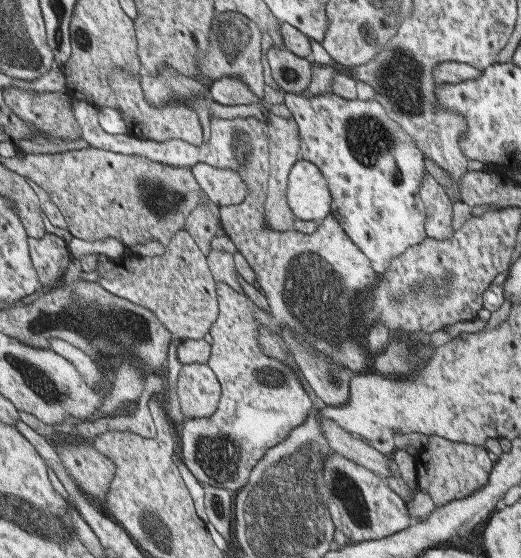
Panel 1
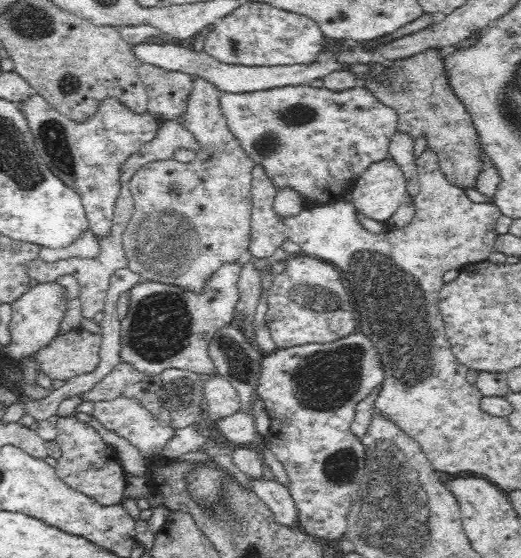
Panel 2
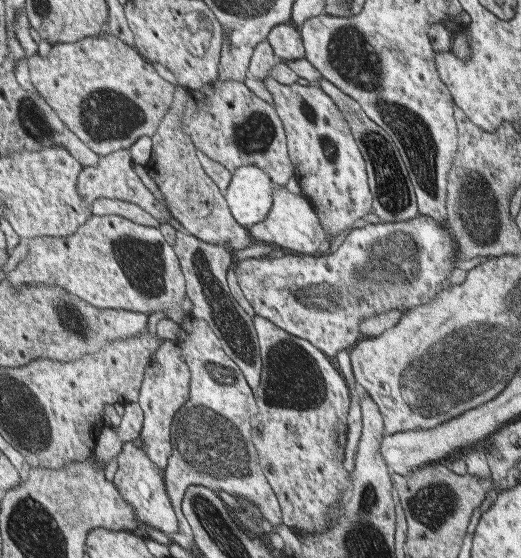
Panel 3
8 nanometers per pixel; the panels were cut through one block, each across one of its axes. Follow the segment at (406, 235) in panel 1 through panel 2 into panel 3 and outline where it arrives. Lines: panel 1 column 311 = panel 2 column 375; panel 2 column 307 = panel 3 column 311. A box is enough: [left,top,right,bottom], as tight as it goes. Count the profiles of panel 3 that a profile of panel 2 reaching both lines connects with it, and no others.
[263,76,373,240]

